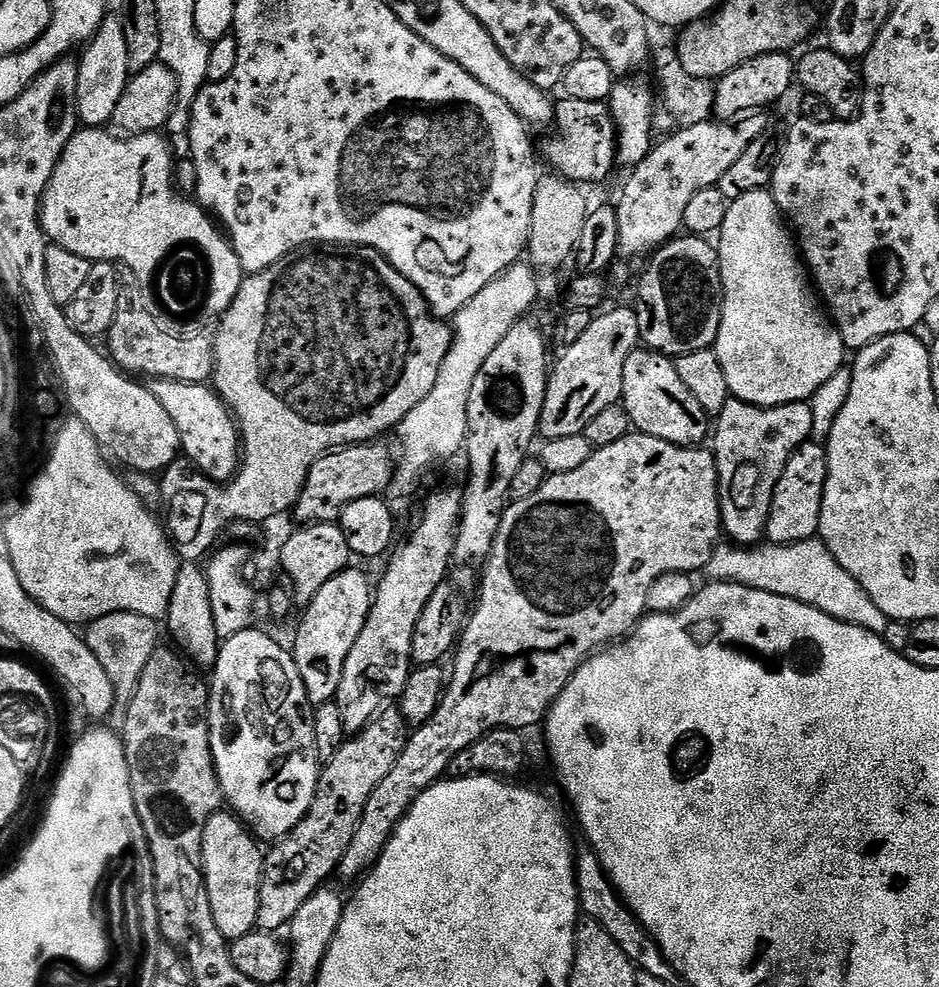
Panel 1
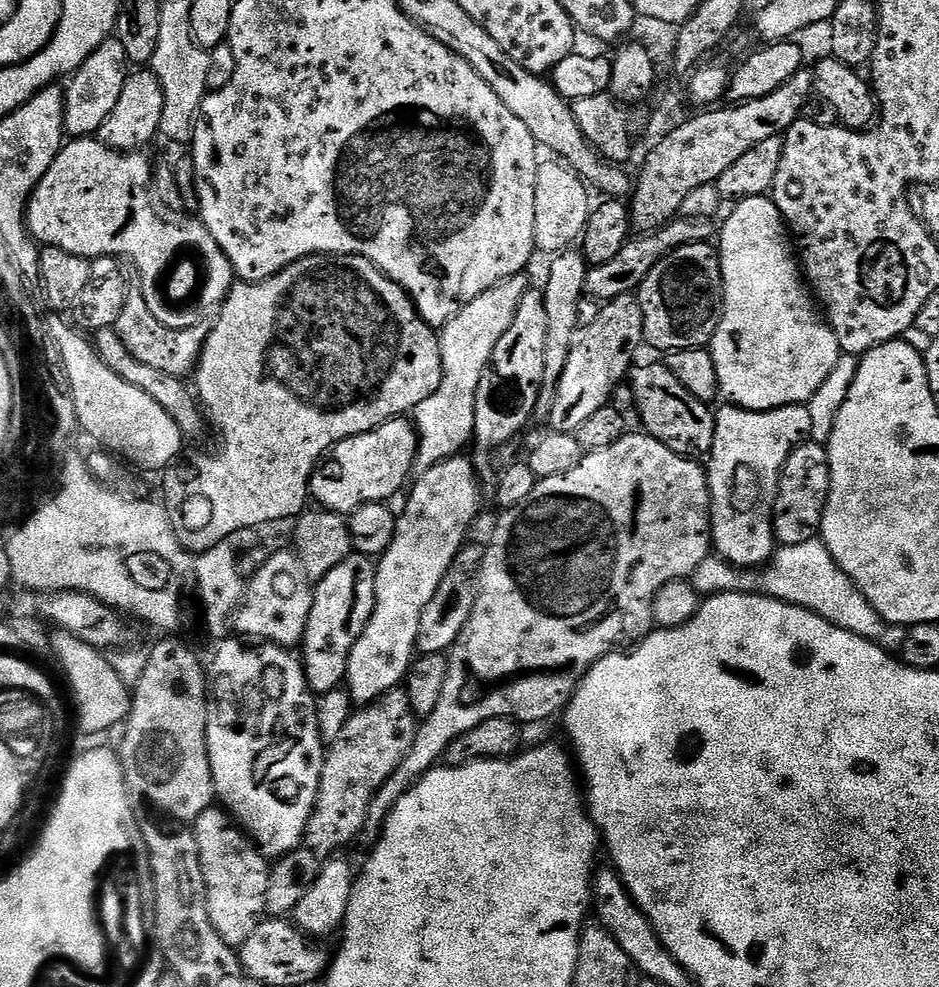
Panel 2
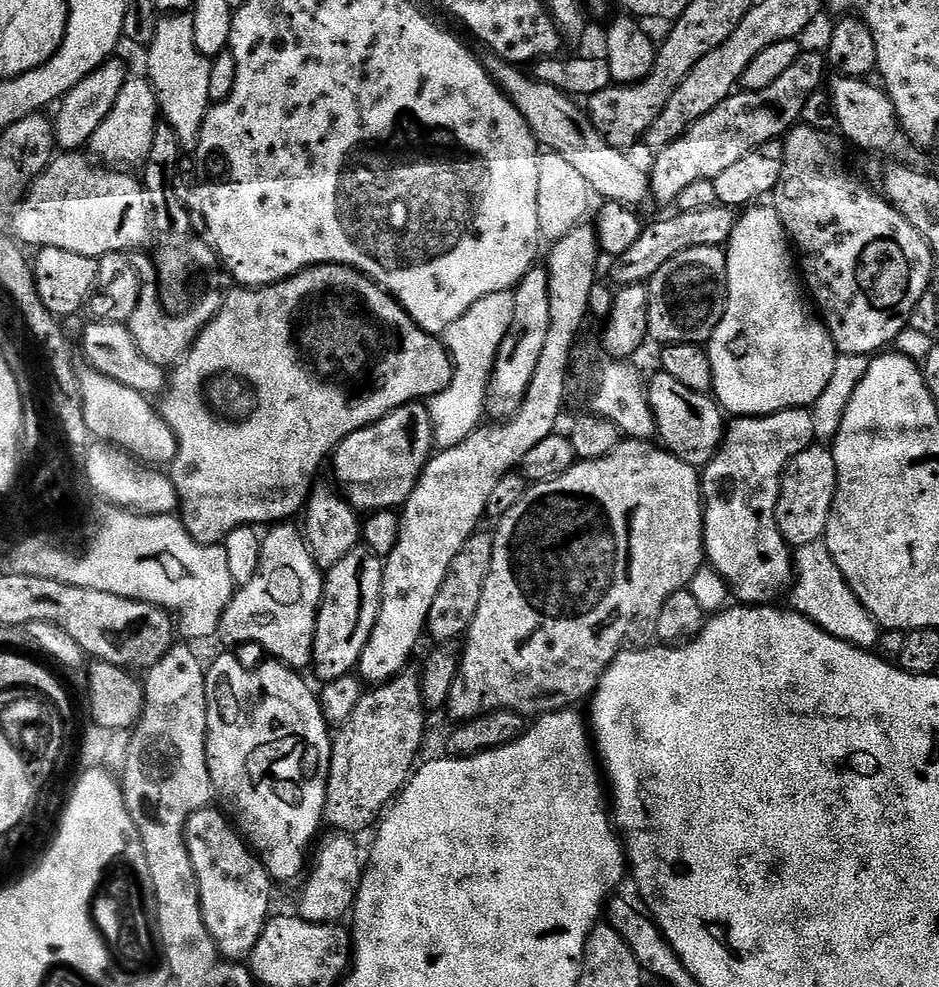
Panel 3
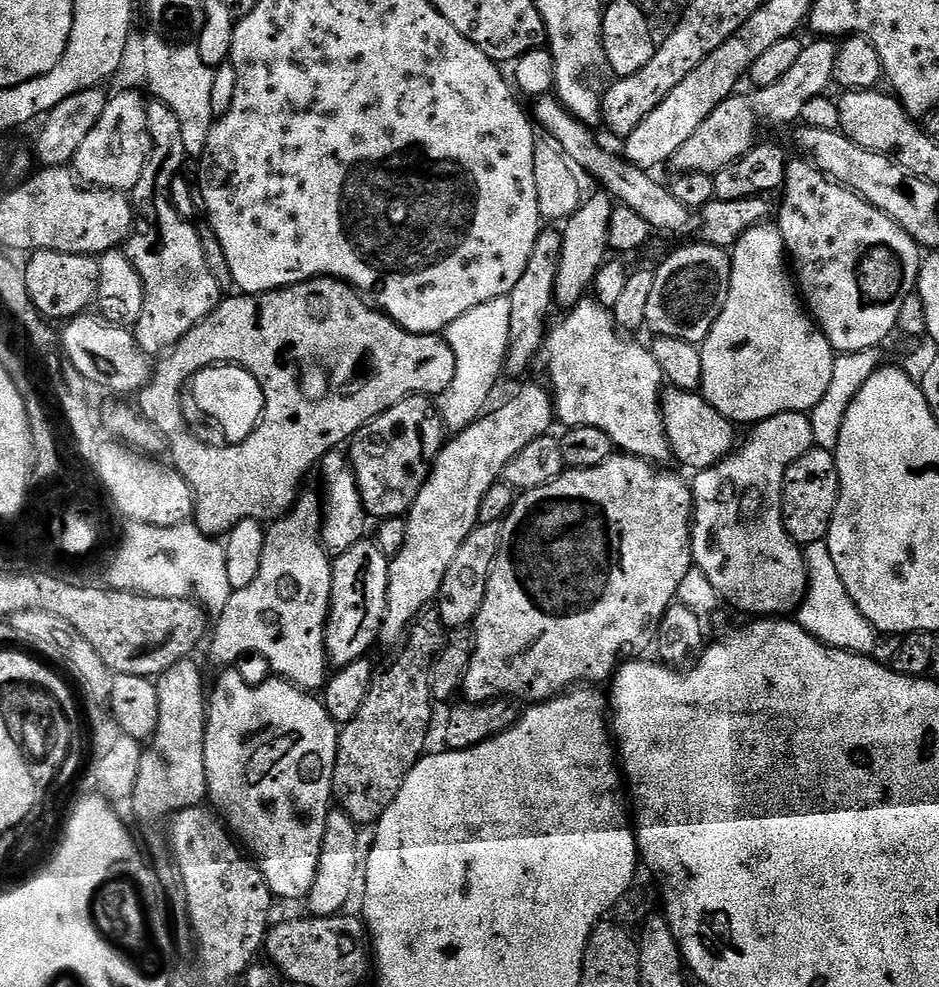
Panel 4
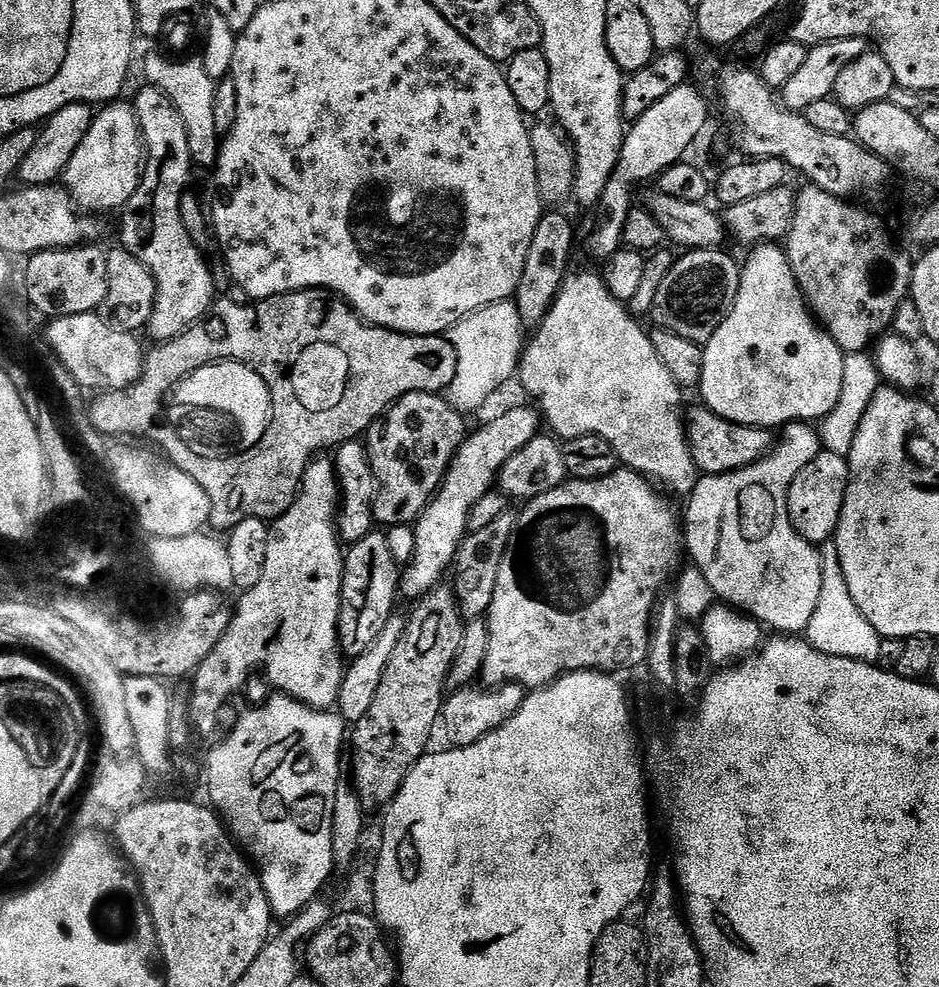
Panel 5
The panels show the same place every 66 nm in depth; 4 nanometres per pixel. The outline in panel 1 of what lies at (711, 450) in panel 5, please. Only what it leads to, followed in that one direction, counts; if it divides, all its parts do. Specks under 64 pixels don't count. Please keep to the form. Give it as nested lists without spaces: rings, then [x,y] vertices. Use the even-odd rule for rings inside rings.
[[[637,350],[630,354],[630,358],[626,358],[626,370],[622,374],[622,403],[633,429],[644,436],[662,438],[662,442],[670,442],[683,448],[703,445],[709,439],[710,417],[704,413],[702,406],[698,406],[698,401],[694,399],[694,394],[690,394],[686,382],[678,378],[675,363],[658,352]]]

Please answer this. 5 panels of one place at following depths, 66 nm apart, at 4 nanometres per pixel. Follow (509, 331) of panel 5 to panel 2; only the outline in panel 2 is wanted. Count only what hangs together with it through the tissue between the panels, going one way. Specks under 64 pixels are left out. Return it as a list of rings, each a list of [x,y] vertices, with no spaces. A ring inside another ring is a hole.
[[[527,275],[512,276],[508,280],[490,286],[478,298],[474,298],[449,324],[443,325],[439,333],[440,353],[442,354],[442,382],[426,402],[416,407],[414,423],[420,436],[420,445],[416,451],[417,473],[430,470],[438,462],[451,456],[461,455],[464,447],[470,444],[474,436],[474,404],[478,382],[482,374],[492,363],[494,346],[502,339],[502,334],[510,330],[514,314],[518,314],[518,302],[530,290]]]

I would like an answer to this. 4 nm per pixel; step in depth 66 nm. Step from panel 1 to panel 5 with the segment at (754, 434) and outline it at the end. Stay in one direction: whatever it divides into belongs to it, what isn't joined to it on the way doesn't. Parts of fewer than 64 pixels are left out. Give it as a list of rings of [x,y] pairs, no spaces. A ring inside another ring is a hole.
[[[797,422],[795,424],[785,424],[780,434],[781,436],[778,436],[775,443],[765,451],[759,460],[755,460],[752,464],[747,464],[745,468],[739,468],[733,472],[718,474],[717,476],[701,475],[697,479],[690,495],[687,497],[687,500],[689,499],[688,513],[683,513],[682,516],[682,536],[686,541],[687,555],[688,552],[692,555],[691,563],[698,570],[702,570],[702,574],[710,586],[713,597],[717,601],[743,612],[745,616],[751,616],[753,620],[757,620],[765,629],[771,630],[773,628],[771,630],[773,633],[804,634],[807,633],[810,626],[810,618],[814,618],[814,610],[818,606],[818,594],[822,594],[824,558],[821,549],[817,545],[806,542],[806,538],[802,538],[798,534],[798,530],[794,530],[794,526],[790,522],[790,514],[788,513],[788,491],[794,482],[794,478],[803,468],[810,466],[810,462],[814,462],[814,458],[818,458],[818,454],[822,449],[820,447],[819,431],[811,423]]]

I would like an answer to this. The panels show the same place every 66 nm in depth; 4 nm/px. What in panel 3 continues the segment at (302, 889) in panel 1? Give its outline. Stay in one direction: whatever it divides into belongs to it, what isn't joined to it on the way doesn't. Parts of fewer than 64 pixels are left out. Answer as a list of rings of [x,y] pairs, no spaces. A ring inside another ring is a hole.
[[[405,670],[394,679],[365,691],[362,702],[358,702],[354,714],[350,714],[350,718],[339,725],[332,742],[328,803],[324,806],[324,824],[329,829],[361,834],[360,832],[366,831],[368,827],[371,829],[383,817],[417,767],[416,755],[424,744],[424,716],[426,717],[426,709],[422,702],[422,686],[415,671]]]

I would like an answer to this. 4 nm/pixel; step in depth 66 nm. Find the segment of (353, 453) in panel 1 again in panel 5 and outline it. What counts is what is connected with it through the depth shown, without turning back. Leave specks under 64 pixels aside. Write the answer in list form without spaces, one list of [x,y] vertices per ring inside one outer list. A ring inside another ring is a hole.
[[[411,392],[397,400],[382,419],[373,424],[366,433],[368,462],[376,479],[376,498],[374,501],[374,520],[385,529],[399,524],[415,525],[424,508],[432,501],[440,488],[444,475],[448,473],[448,465],[456,456],[456,451],[466,439],[464,432],[465,417],[448,405],[443,395],[434,392]]]

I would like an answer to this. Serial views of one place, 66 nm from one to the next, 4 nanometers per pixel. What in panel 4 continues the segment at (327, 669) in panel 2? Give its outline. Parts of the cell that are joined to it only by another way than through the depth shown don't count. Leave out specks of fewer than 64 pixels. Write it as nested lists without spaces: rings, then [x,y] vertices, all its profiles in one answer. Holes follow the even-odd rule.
[[[366,538],[362,542],[358,542],[358,546],[350,546],[350,550],[346,550],[346,554],[335,557],[332,561],[332,605],[328,611],[328,625],[326,626],[326,638],[324,639],[324,645],[328,651],[328,662],[333,669],[345,668],[350,666],[350,662],[358,662],[365,659],[369,655],[368,651],[372,647],[377,647],[380,639],[380,631],[384,625],[384,615],[386,614],[386,590],[388,589],[388,561],[390,557],[386,554],[382,554],[382,550],[376,544],[375,539]]]

